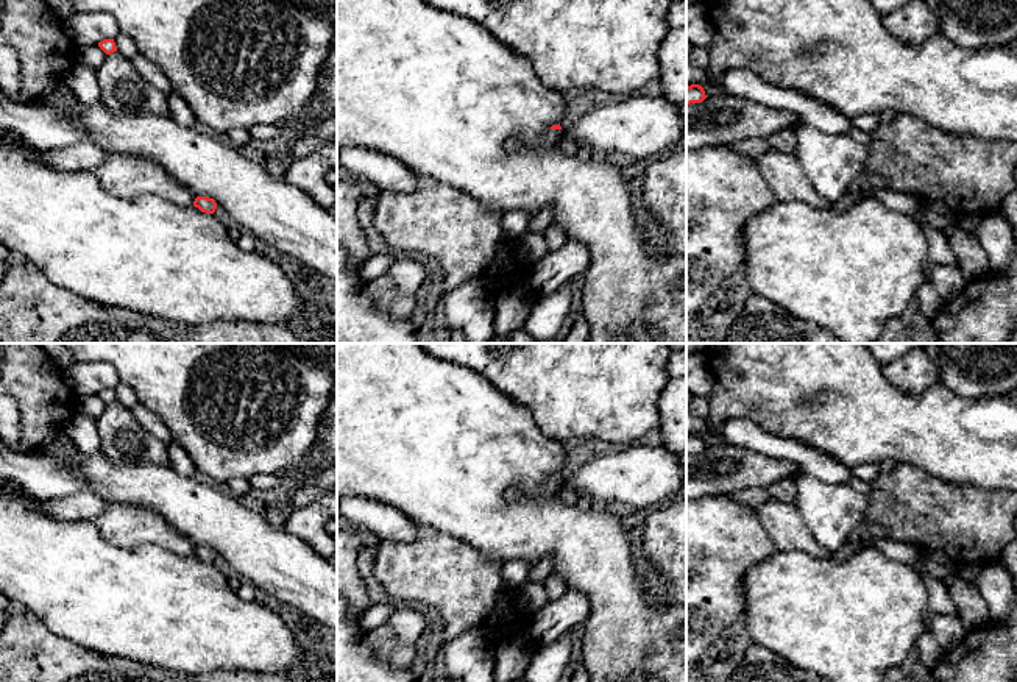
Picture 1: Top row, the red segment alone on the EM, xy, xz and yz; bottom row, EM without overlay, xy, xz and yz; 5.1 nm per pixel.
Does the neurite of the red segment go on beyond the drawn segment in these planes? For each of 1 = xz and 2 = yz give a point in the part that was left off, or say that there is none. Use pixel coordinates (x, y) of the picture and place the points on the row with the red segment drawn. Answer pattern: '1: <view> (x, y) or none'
1: xz (551, 136)
2: none

